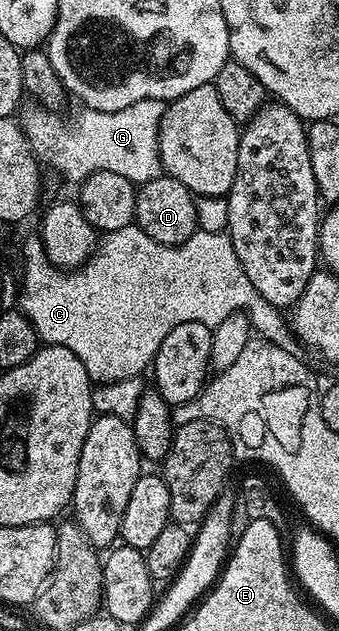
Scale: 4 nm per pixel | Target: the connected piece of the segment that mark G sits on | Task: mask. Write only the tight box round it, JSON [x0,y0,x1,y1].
[21,100,164,182]

